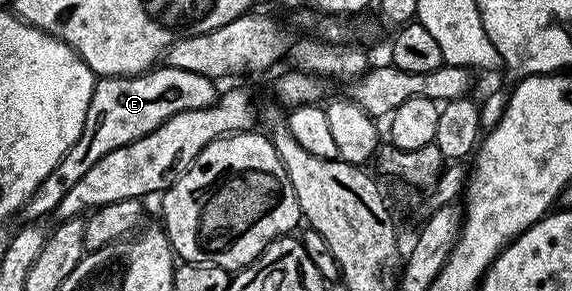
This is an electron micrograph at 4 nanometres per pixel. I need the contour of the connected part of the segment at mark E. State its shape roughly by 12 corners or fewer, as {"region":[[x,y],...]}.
{"region":[[154,67],[93,86],[79,139],[25,204],[30,222],[107,151],[213,104],[214,82]]}

